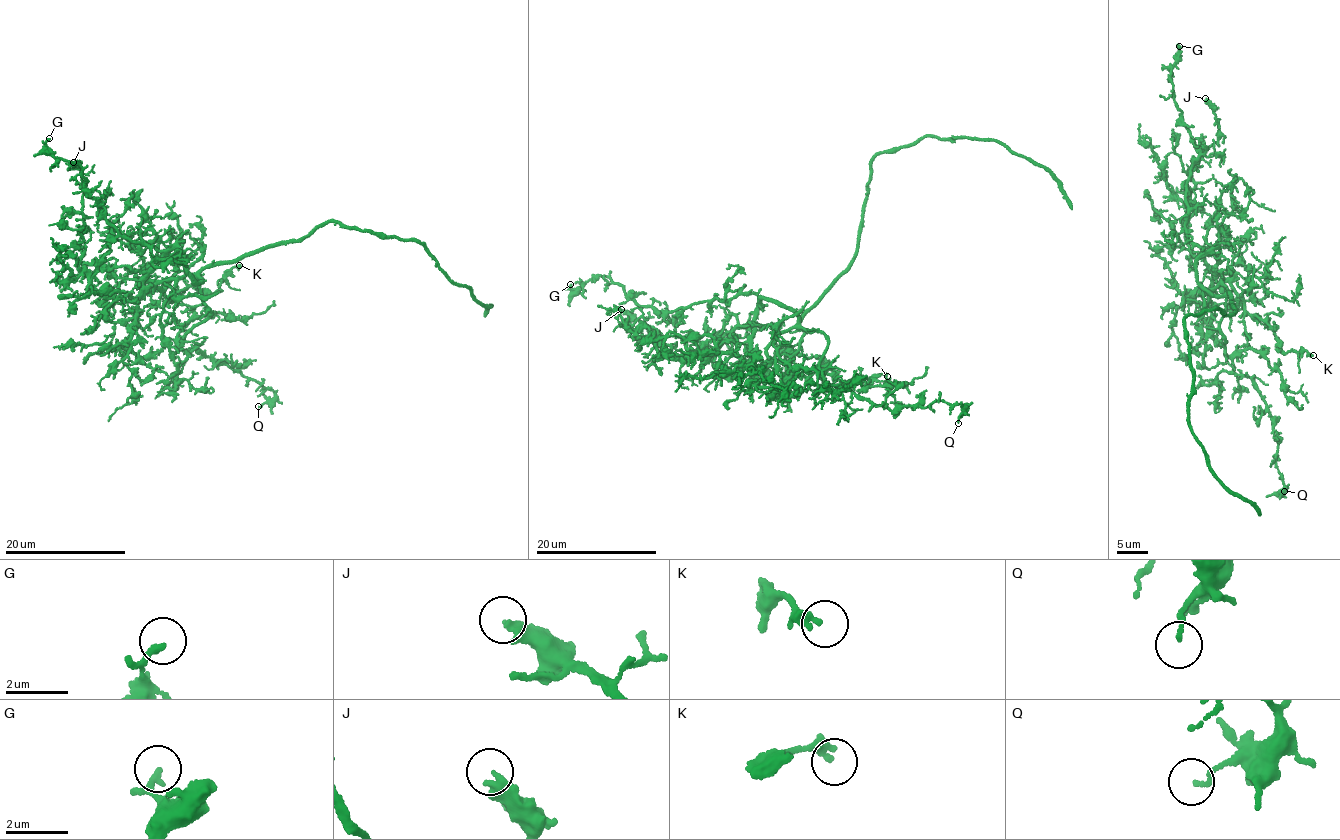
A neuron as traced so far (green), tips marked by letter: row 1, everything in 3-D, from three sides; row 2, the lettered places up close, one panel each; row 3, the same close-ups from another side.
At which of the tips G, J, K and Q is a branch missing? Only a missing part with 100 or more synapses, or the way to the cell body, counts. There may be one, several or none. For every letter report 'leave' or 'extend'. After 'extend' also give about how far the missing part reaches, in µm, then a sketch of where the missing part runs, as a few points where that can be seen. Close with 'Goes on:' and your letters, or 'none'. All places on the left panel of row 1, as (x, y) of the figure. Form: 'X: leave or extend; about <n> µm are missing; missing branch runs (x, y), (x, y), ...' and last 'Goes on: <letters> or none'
G: leave
J: leave
K: leave
Q: leave
Goes on: none

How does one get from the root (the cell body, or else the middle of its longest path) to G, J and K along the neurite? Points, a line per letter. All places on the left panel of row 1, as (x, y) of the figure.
G: (232, 260), (197, 282), (184, 252), (161, 260), (132, 243), (49, 138)
J: (232, 260), (206, 267), (197, 282), (177, 247), (135, 297), (109, 298), (79, 267), (84, 184), (73, 162)
K: (232, 260), (155, 286), (171, 298), (191, 286), (213, 293), (218, 291), (231, 268), (239, 265)

